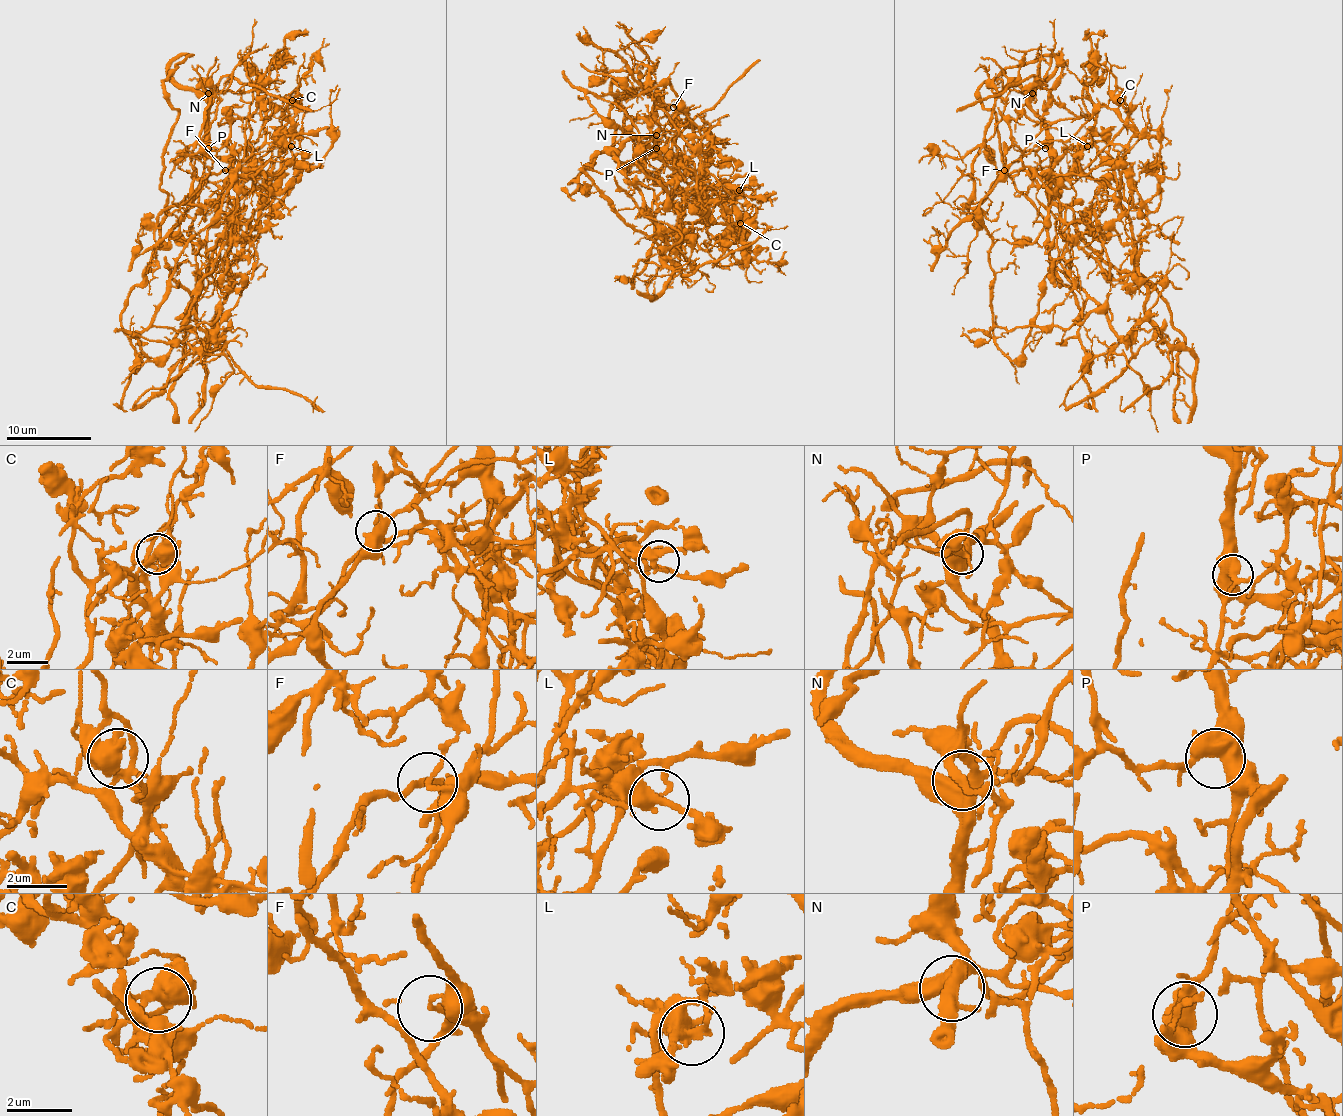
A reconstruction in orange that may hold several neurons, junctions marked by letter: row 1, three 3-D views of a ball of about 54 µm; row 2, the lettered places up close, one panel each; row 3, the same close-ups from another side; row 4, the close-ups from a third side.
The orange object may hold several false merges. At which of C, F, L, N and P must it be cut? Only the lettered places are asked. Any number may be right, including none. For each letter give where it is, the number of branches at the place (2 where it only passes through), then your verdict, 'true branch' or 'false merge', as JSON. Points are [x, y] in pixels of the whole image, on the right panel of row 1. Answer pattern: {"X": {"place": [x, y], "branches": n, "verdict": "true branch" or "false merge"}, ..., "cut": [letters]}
{"C": {"place": [1120, 100], "branches": 7, "verdict": "false merge"}, "F": {"place": [1004, 170], "branches": 3, "verdict": "false merge"}, "L": {"place": [1087, 146], "branches": 3, "verdict": "true branch"}, "N": {"place": [1032, 93], "branches": 4, "verdict": "true branch"}, "P": {"place": [1045, 148], "branches": 4, "verdict": "true branch"}, "cut": ["C", "F"]}

